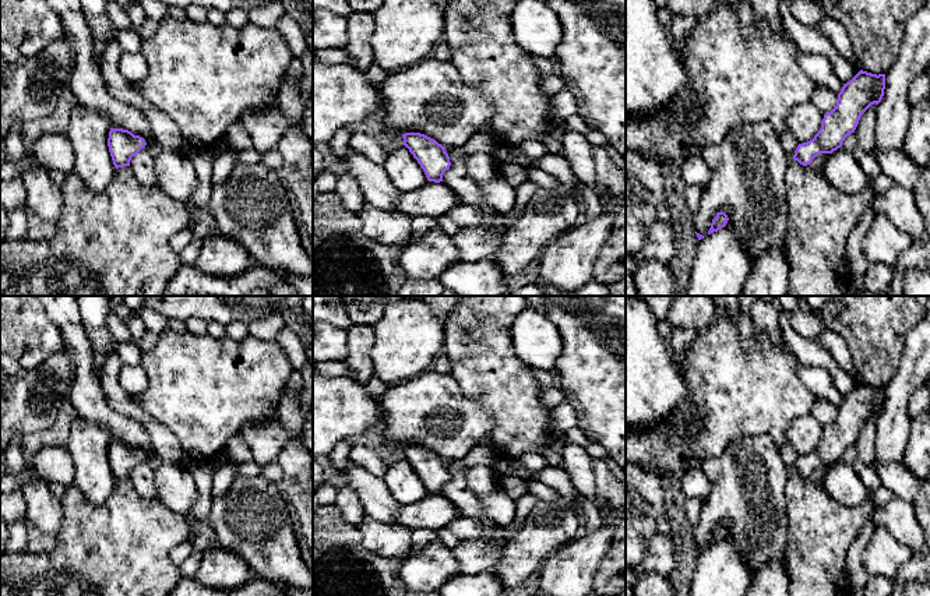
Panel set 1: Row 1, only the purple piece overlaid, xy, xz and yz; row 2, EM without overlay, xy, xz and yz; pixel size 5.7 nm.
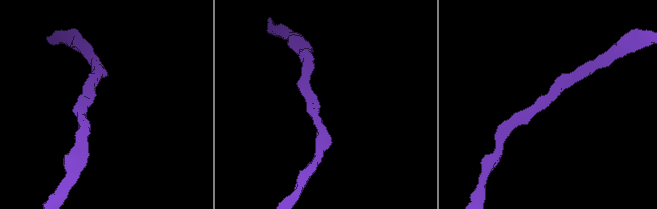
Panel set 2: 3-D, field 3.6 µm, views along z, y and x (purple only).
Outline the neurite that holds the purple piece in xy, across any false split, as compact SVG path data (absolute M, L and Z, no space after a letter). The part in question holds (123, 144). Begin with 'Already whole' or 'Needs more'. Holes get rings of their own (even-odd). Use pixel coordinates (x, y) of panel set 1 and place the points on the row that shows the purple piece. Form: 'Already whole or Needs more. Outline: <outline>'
Already whole. Outline: M110 128L108 147L116 169L130 166L130 161L147 145L145 140L128 130Z

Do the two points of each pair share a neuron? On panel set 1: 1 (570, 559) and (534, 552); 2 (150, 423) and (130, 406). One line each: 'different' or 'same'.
1: different
2: same

